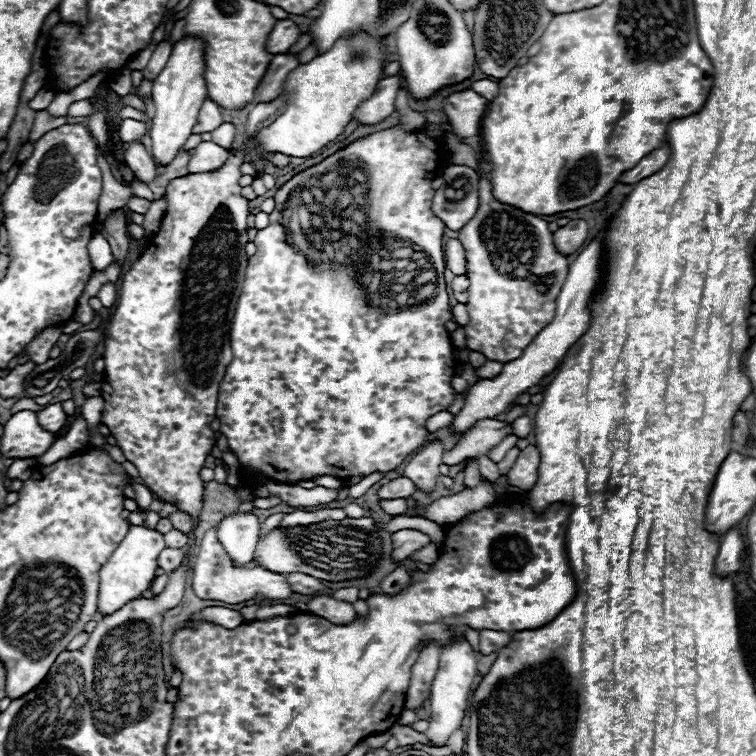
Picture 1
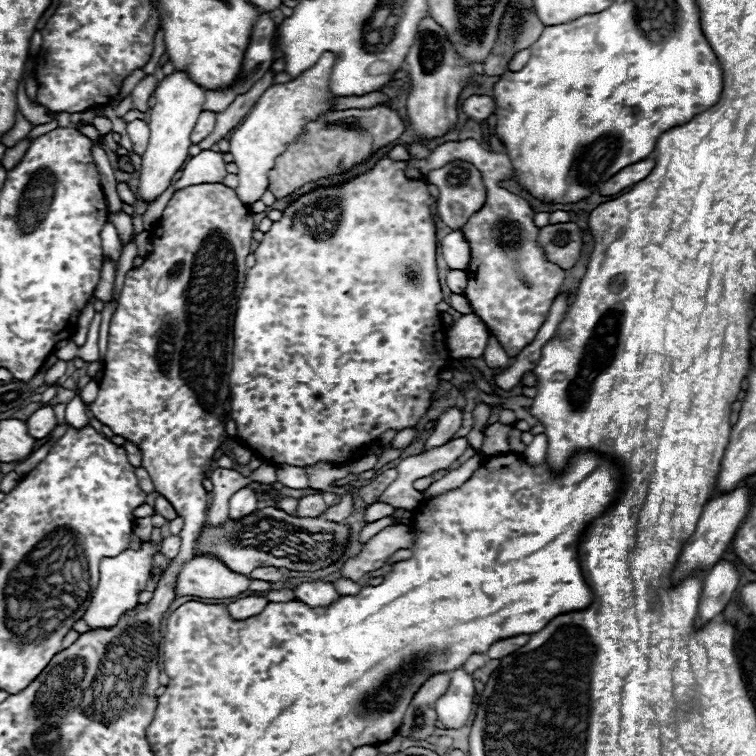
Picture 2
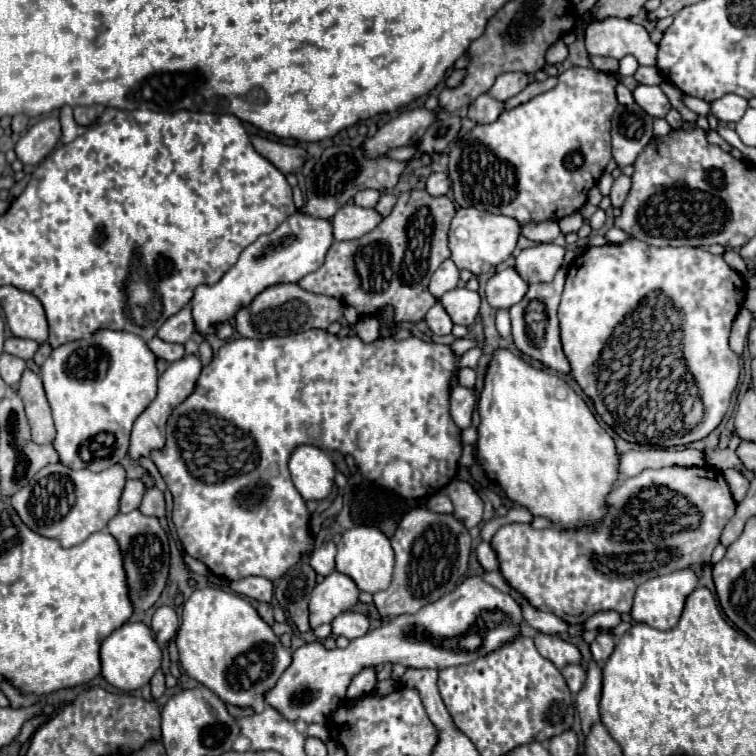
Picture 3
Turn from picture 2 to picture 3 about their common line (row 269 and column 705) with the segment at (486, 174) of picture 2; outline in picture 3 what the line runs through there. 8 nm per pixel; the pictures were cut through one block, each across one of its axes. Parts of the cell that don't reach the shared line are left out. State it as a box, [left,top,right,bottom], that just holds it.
[492,466,736,626]

